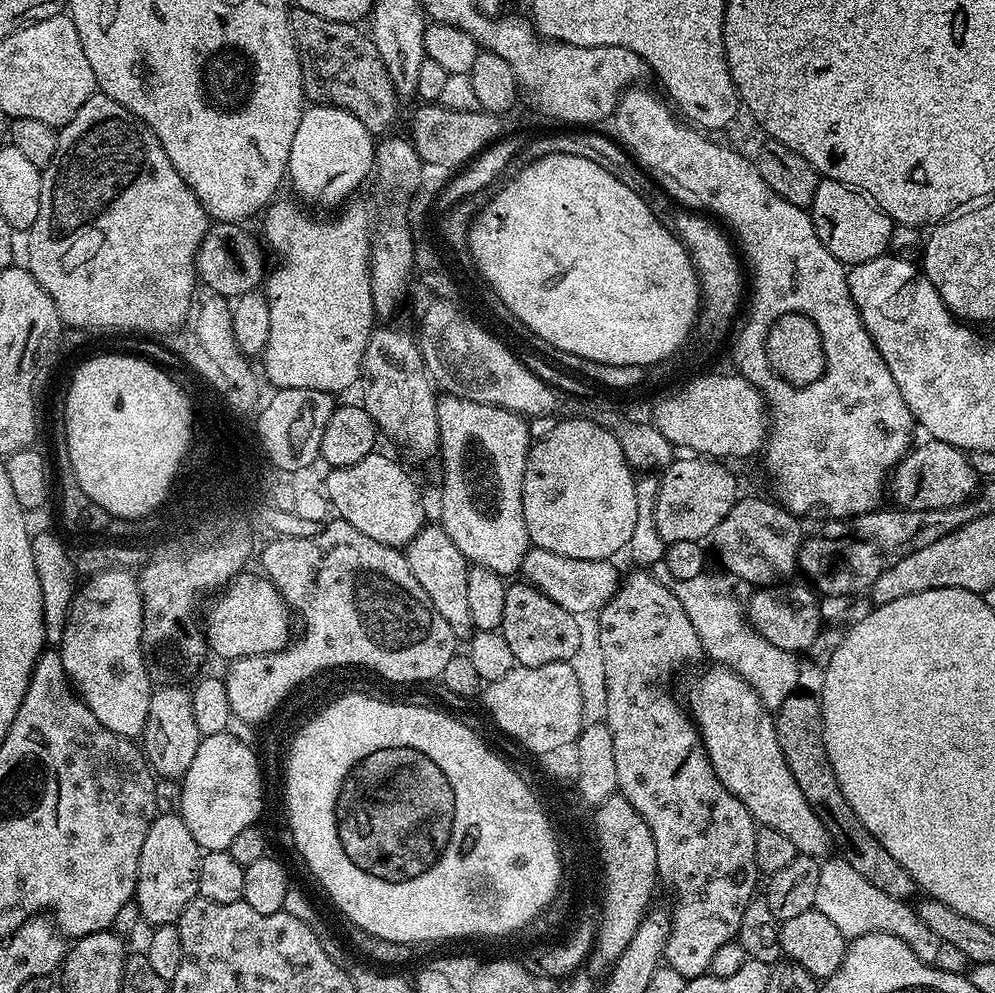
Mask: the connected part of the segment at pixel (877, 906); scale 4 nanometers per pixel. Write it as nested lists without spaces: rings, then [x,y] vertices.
[[[830,858],[821,863],[813,907],[834,923],[848,940],[870,933],[894,934],[906,941],[914,954],[927,964],[937,963],[940,951],[944,948],[934,930],[918,918],[913,905],[883,893],[878,886],[867,882],[858,870],[839,858]]]

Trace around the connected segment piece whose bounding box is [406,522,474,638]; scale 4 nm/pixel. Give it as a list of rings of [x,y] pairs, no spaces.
[[[432,522],[423,528],[420,533],[410,541],[406,549],[410,574],[418,578],[422,590],[426,590],[426,598],[434,602],[434,610],[450,622],[450,630],[454,630],[457,638],[471,637],[474,629],[470,618],[470,605],[466,578],[470,567],[467,558],[450,542],[450,534],[440,527],[439,523]]]

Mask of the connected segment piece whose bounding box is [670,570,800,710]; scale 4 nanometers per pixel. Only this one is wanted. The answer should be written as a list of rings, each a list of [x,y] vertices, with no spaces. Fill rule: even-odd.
[[[702,571],[698,574],[698,578],[672,580],[670,584],[672,593],[678,598],[678,602],[682,602],[682,610],[686,610],[686,618],[694,622],[694,630],[698,630],[698,638],[704,647],[704,656],[712,659],[709,661],[738,673],[755,690],[765,708],[769,710],[780,708],[782,702],[797,691],[796,686],[800,680],[800,668],[797,662],[799,659],[795,653],[766,642],[766,638],[762,638],[762,634],[758,634],[748,623],[746,601],[750,595],[749,584],[726,571],[715,571]]]

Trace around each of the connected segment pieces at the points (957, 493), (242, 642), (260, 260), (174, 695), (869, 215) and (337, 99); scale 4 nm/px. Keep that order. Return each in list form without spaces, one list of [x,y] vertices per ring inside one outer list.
[[[928,438],[925,441],[925,444],[917,443],[907,456],[903,456],[895,469],[895,503],[914,510],[942,510],[968,503],[978,491],[976,468],[968,461],[971,459],[959,448],[941,440]]]
[[[248,570],[237,576],[219,596],[220,600],[209,606],[208,617],[205,615],[202,620],[204,639],[208,641],[208,650],[213,657],[221,656],[224,662],[231,662],[244,656],[277,652],[289,643],[290,609],[271,580],[260,574],[255,576]]]
[[[216,222],[209,227],[202,238],[196,255],[196,274],[201,285],[209,288],[209,293],[220,298],[235,298],[255,292],[265,283],[266,267],[264,256],[266,248],[259,239],[256,240],[244,229],[243,223],[225,224]]]
[[[160,688],[152,693],[150,714],[144,727],[142,751],[148,757],[153,773],[160,778],[183,778],[194,762],[194,753],[201,742],[198,722],[194,722],[192,693],[185,688]]]
[[[821,179],[818,194],[814,194],[810,215],[822,246],[826,246],[826,250],[830,250],[830,254],[834,254],[834,258],[838,258],[840,263],[845,266],[870,262],[889,251],[888,243],[894,221],[877,206],[872,197],[867,196],[858,188],[851,188],[849,184],[843,184],[837,180]]]
[[[297,7],[289,11],[288,25],[300,52],[305,97],[313,105],[341,108],[354,114],[373,134],[387,133],[396,120],[398,97],[371,35],[367,31],[359,32],[356,24],[318,18],[318,14]]]

